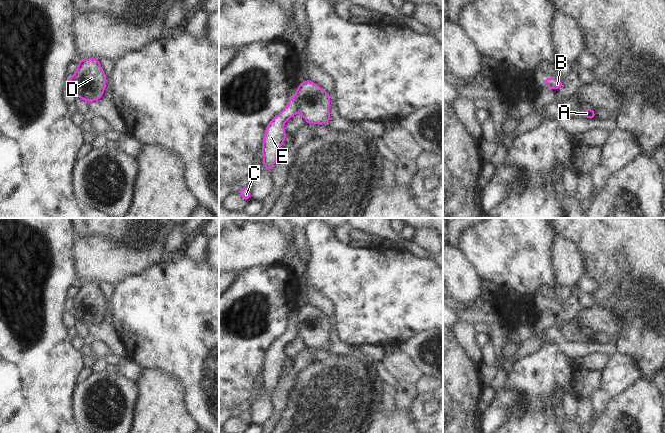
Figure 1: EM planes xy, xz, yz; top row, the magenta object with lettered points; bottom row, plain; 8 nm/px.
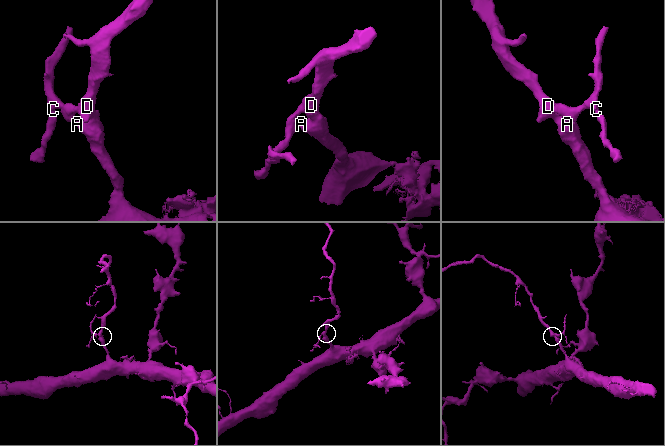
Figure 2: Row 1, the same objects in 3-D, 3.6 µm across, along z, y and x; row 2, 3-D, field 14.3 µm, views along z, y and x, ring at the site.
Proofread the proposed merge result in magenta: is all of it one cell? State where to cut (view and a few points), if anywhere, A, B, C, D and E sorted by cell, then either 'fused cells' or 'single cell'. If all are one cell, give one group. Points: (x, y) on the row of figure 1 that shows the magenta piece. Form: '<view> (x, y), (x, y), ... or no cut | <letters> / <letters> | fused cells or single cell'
xz (293, 99), (298, 110) | A D / B C E | fused cells

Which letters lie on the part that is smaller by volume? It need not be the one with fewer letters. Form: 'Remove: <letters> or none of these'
Remove: B, C, E

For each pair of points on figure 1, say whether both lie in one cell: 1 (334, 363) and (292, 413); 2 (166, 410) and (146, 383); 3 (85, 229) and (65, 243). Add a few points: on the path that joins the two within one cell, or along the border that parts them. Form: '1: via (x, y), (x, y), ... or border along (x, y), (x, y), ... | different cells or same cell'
1: via (330, 375), (304, 401) | same cell
2: via (160, 403), (160, 397), (153, 390) | same cell
3: border along (73, 228), (79, 236) | different cells

